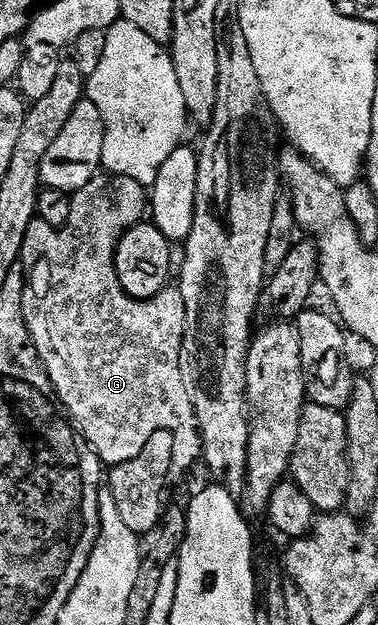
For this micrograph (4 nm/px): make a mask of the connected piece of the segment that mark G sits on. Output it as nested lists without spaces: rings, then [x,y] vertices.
[[[98,173],[89,183],[82,185],[82,189],[78,189],[72,195],[70,221],[68,224],[65,227],[58,228],[37,217],[30,225],[30,229],[26,229],[26,241],[22,245],[22,253],[20,254],[22,266],[26,272],[22,309],[24,310],[24,320],[28,326],[32,343],[36,347],[38,357],[43,361],[44,367],[48,371],[48,376],[54,385],[56,395],[60,398],[60,407],[67,412],[71,422],[78,428],[79,434],[88,442],[89,447],[96,452],[101,464],[107,465],[109,468],[122,465],[126,461],[134,461],[134,457],[138,457],[138,453],[142,453],[142,449],[146,449],[146,441],[150,441],[150,437],[154,437],[154,433],[162,433],[163,431],[179,432],[179,427],[184,427],[187,423],[191,424],[194,419],[192,398],[188,392],[188,383],[184,379],[182,366],[184,322],[186,321],[182,293],[178,289],[173,290],[172,299],[164,299],[165,297],[131,299],[122,289],[116,272],[116,250],[120,244],[121,237],[129,229],[140,224],[145,218],[149,207],[150,195],[141,183],[130,181],[130,177]]]

